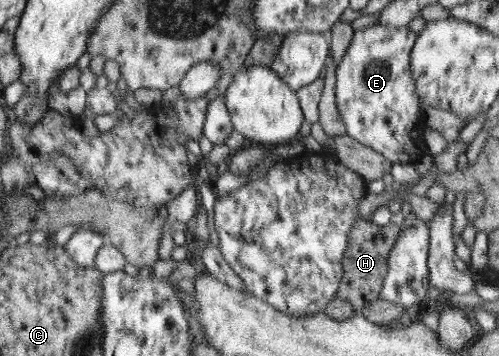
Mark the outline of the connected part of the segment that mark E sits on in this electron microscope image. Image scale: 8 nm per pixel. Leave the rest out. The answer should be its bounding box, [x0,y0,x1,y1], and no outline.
[335,24,428,164]

